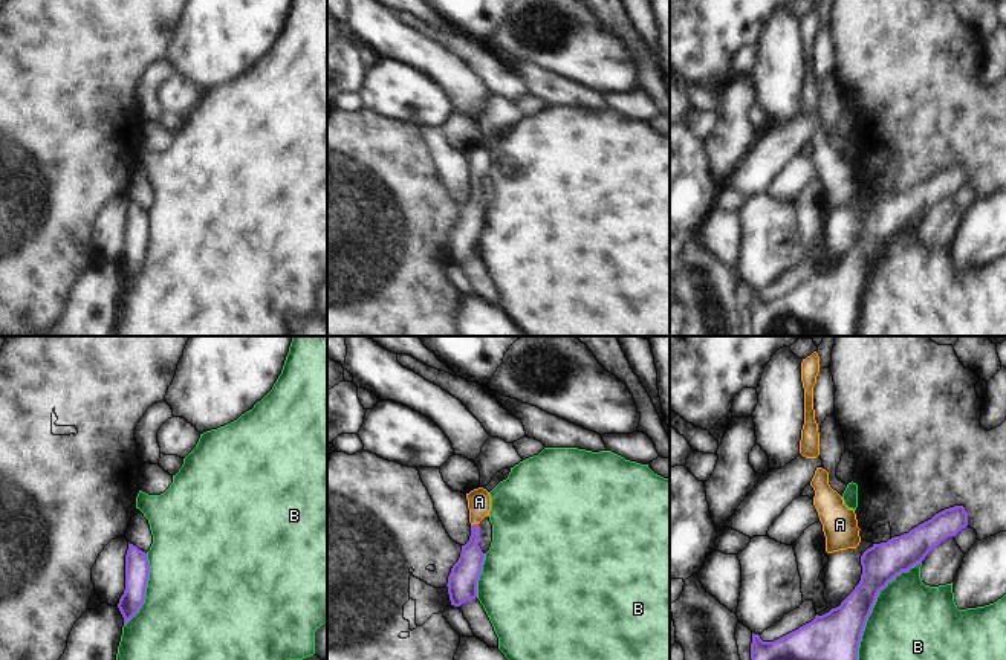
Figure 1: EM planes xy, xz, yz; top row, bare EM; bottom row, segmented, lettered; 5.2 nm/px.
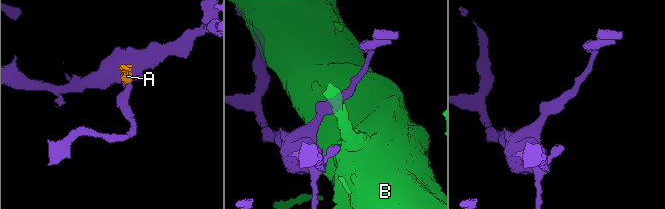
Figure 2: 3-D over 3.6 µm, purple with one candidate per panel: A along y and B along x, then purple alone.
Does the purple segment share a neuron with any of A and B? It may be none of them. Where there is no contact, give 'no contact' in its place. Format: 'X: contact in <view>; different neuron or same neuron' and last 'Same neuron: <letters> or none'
A: contact in xz; same neuron
B: contact in yz; different neuron
Same neuron: A

